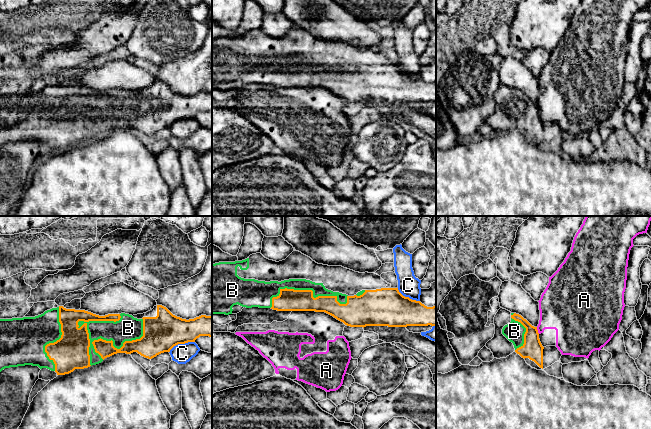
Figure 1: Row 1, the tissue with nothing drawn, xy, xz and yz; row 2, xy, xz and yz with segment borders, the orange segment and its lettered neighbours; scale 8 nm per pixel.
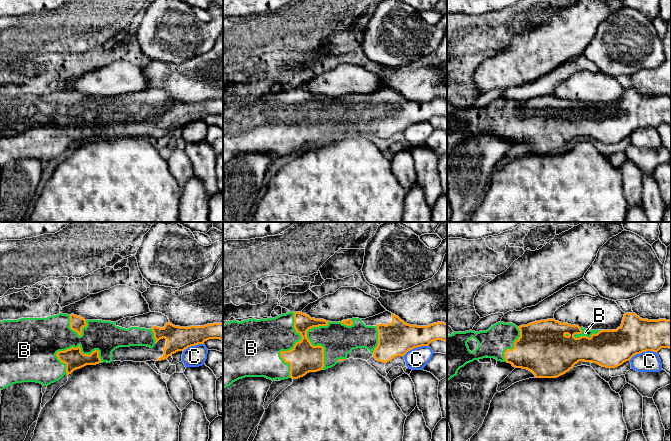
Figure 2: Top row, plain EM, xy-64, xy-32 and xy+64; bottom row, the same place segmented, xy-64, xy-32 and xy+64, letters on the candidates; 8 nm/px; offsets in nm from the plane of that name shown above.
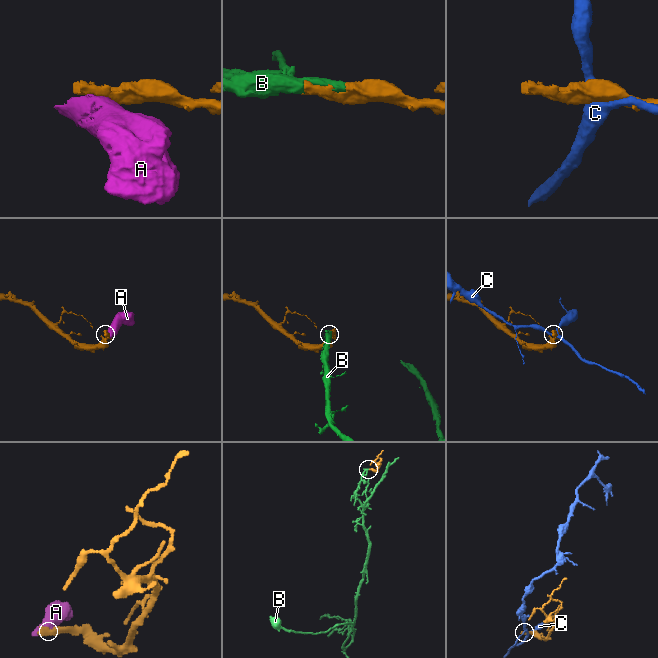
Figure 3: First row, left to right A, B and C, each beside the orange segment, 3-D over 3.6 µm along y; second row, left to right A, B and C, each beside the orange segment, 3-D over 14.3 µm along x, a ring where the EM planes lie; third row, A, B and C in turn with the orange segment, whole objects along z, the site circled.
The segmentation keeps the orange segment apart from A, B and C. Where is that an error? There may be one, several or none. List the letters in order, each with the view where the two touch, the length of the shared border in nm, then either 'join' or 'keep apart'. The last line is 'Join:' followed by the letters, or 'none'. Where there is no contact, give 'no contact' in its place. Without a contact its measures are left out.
A: yz | 60 nm | keep apart
B: xy | 550 nm | join
C: xy | 220 nm | keep apart
Join: B

